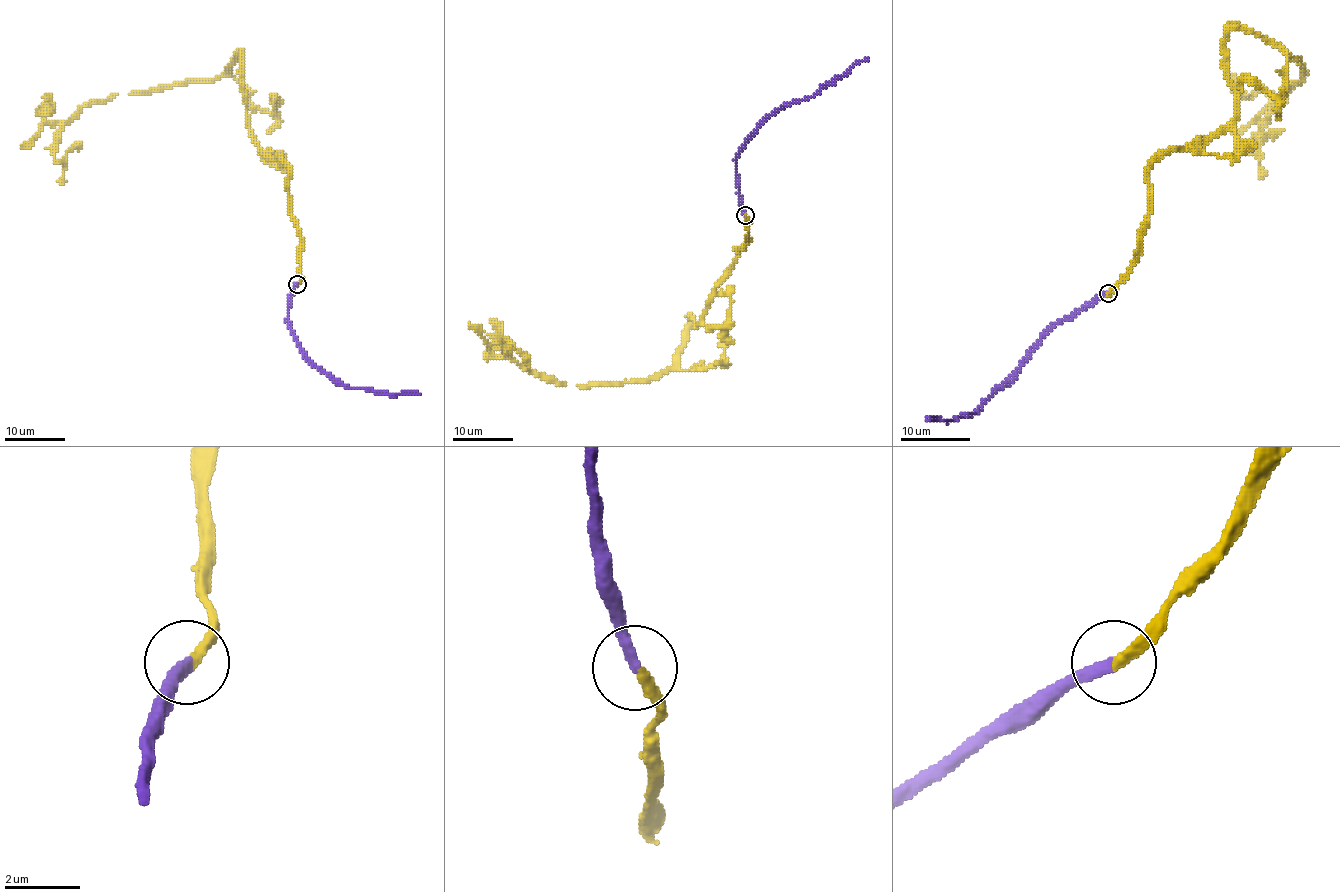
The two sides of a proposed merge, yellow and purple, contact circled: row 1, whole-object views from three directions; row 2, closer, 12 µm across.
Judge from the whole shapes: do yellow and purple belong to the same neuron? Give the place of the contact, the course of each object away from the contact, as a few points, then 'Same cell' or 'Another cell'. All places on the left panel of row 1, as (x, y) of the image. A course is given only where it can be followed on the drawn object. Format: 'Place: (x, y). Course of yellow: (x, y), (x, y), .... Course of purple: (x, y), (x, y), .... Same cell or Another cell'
Place: (297, 284). Course of yellow: (298, 284), (289, 168), (250, 131), (241, 53), (215, 78), (83, 107), (62, 128), (55, 158), (82, 141). Course of purple: (296, 284), (290, 294), (289, 324), (301, 351), (322, 371), (350, 387), (391, 395), (421, 395). Same cell

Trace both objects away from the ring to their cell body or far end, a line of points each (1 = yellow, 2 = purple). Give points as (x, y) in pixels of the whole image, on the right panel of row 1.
1: (1107, 293), (1140, 250), (1147, 168), (1234, 116), (1232, 26), (1300, 61), (1305, 75), (1251, 148), (1284, 129)
2: (1107, 293), (1061, 319), (1017, 371), (976, 413), (950, 421), (927, 421)

